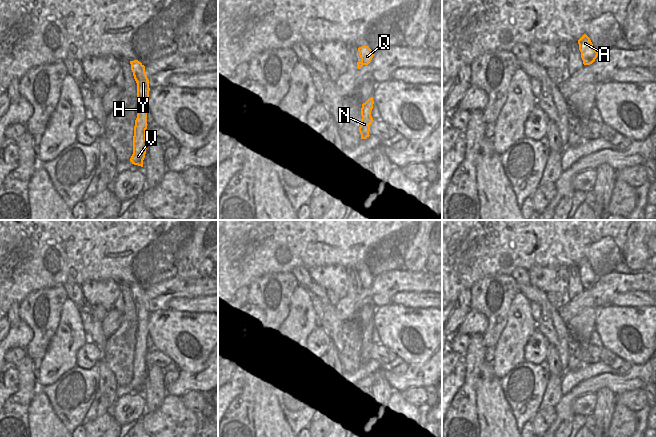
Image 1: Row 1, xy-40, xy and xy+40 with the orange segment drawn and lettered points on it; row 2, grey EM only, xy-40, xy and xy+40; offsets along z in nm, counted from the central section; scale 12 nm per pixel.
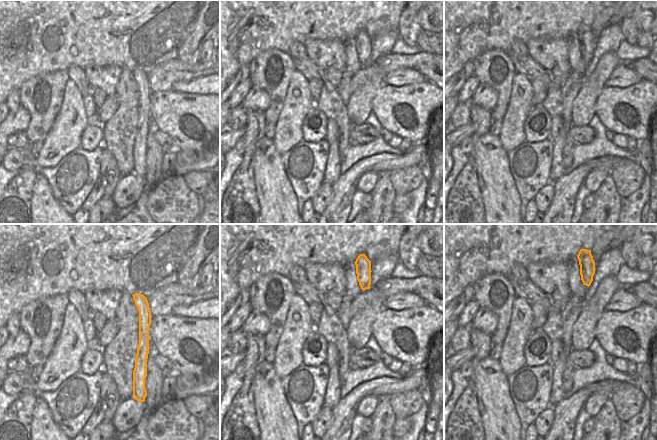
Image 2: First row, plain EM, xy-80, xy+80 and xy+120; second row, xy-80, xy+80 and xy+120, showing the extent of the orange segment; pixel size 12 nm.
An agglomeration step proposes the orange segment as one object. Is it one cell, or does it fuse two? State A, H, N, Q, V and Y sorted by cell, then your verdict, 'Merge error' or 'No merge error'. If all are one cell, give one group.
Groups: A H N Q V Y. No merge error.

